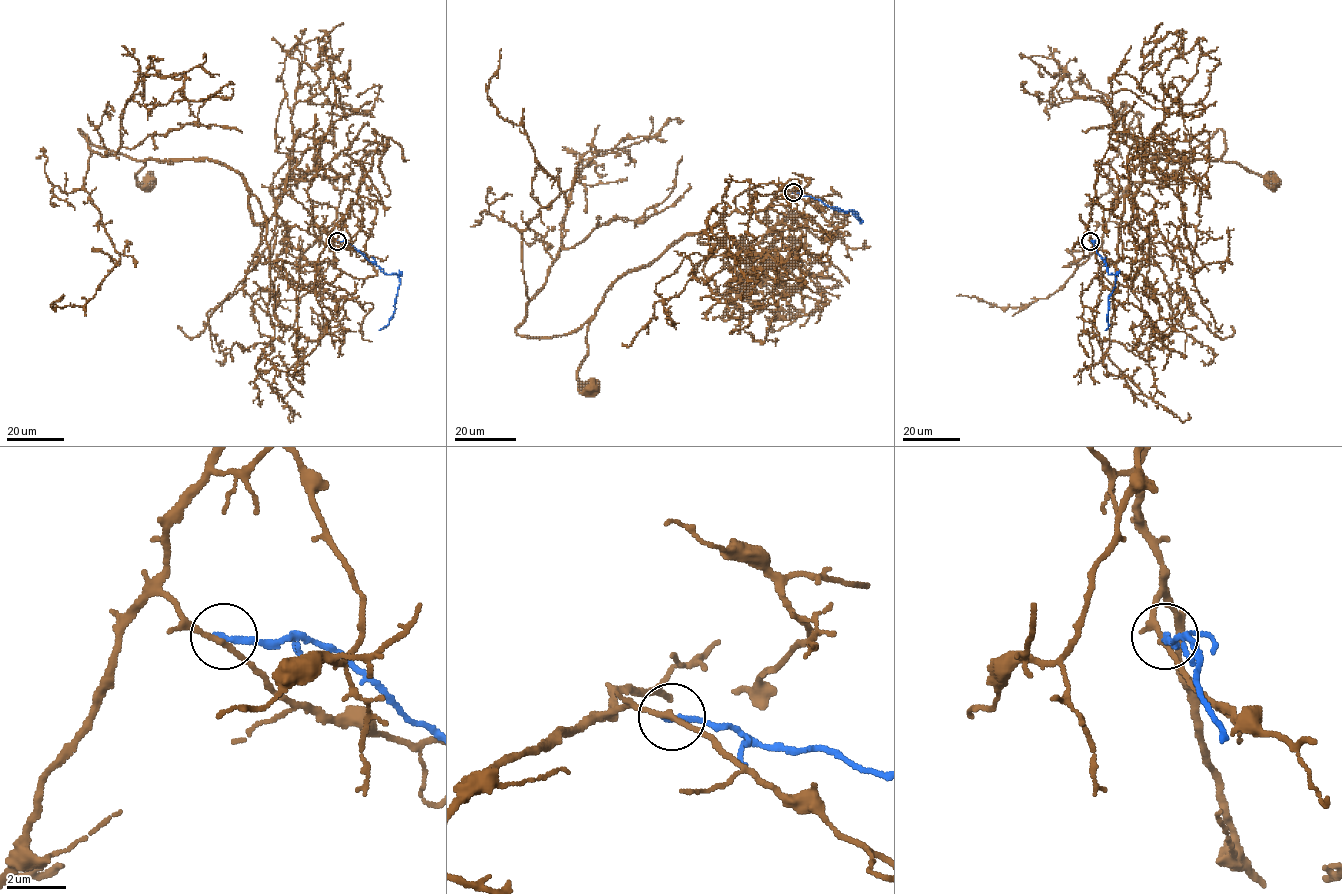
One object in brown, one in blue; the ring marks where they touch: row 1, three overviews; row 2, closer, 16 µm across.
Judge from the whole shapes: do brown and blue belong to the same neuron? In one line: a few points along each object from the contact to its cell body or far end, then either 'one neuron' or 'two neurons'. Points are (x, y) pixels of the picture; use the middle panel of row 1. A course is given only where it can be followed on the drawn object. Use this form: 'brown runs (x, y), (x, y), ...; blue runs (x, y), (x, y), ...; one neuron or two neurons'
brown runs (793, 192), (764, 209), (734, 210), (619, 277), (587, 331), (577, 378), (592, 388); blue runs (793, 192), (818, 198), (826, 205), (848, 211), (861, 219), (855, 211), (839, 208); two neurons

